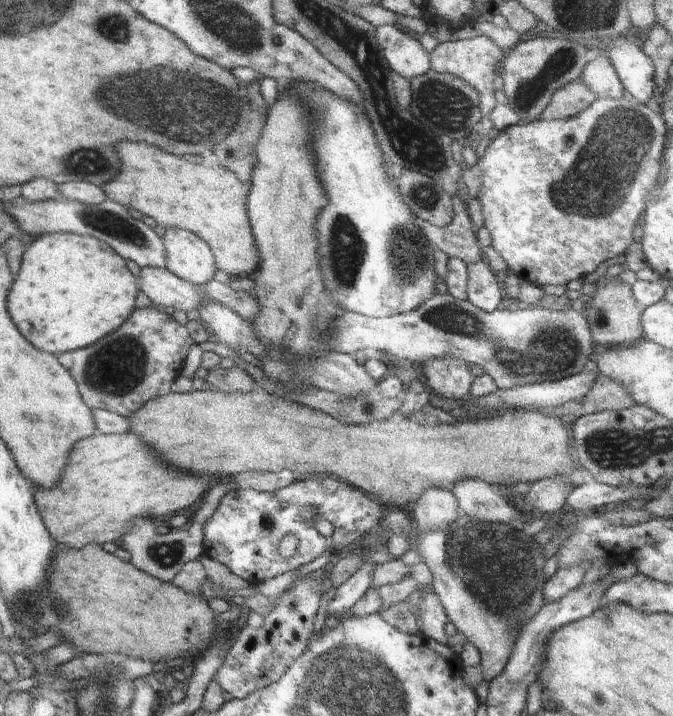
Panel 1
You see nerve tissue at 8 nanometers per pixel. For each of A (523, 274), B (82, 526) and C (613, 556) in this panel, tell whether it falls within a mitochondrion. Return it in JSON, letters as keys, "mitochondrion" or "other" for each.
{"A":"other","B":"other","C":"other"}

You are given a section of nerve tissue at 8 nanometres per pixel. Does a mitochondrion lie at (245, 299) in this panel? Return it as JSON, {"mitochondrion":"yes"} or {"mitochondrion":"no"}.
{"mitochondrion":"no"}

